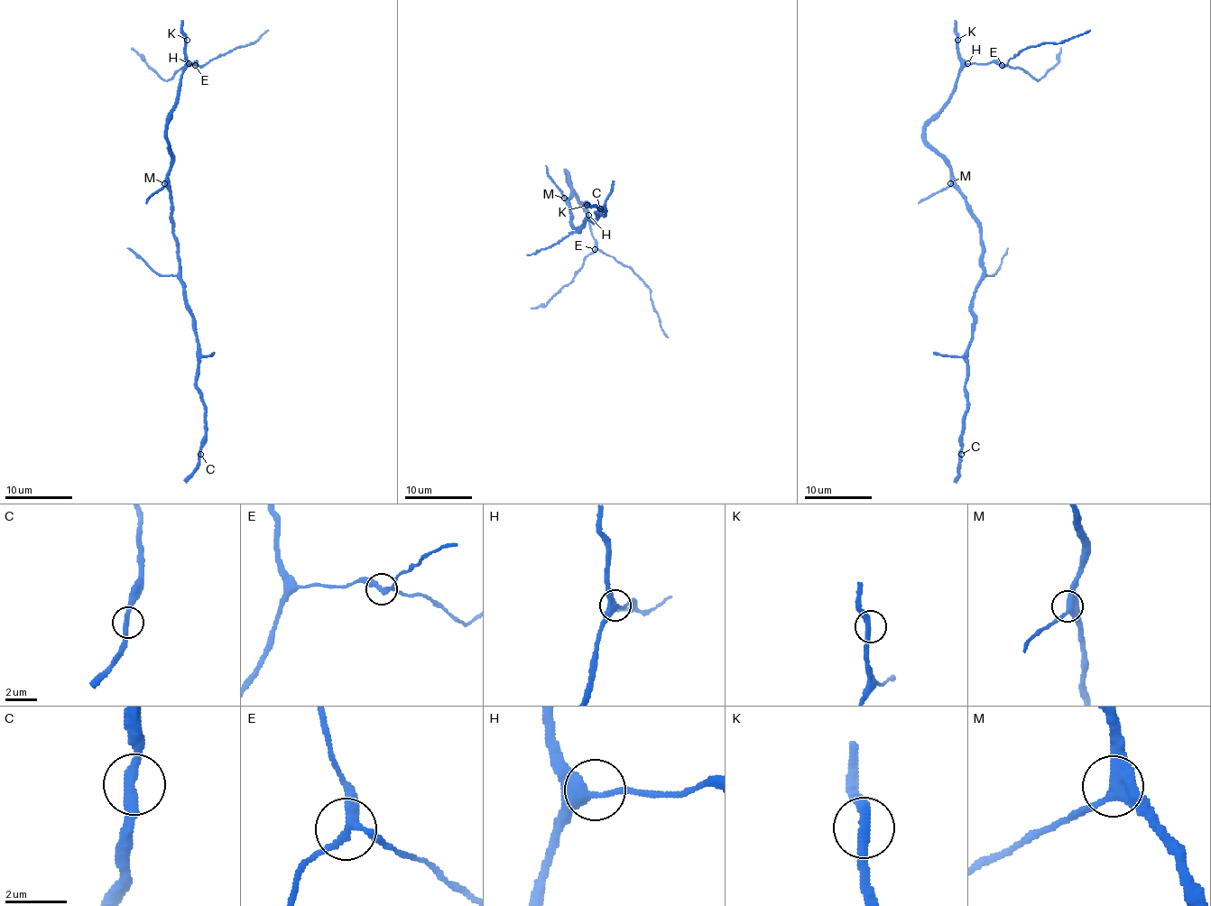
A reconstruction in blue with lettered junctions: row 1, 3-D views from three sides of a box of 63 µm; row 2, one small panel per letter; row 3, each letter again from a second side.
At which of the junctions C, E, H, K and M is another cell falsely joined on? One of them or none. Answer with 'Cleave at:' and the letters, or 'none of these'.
Cleave at: none of these

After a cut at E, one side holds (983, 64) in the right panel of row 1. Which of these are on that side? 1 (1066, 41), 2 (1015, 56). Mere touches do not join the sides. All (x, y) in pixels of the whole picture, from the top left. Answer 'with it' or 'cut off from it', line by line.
1: with it
2: with it

